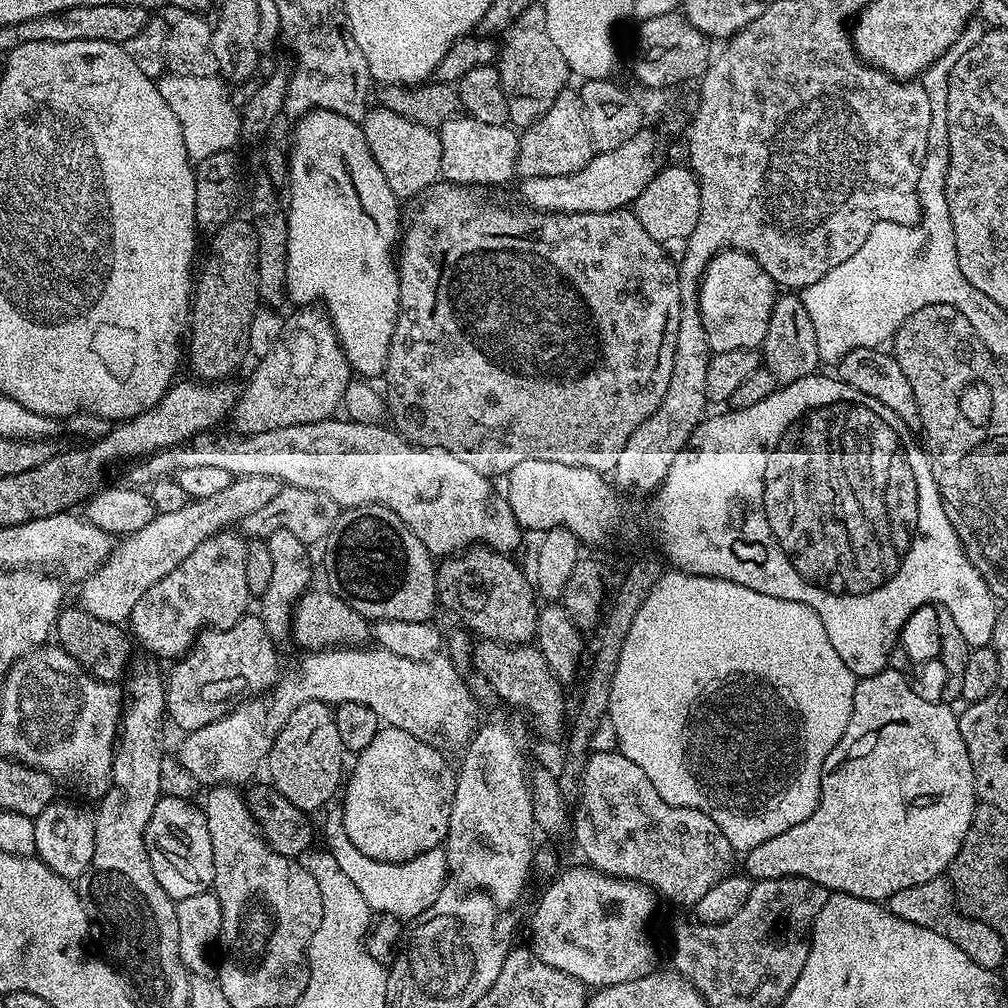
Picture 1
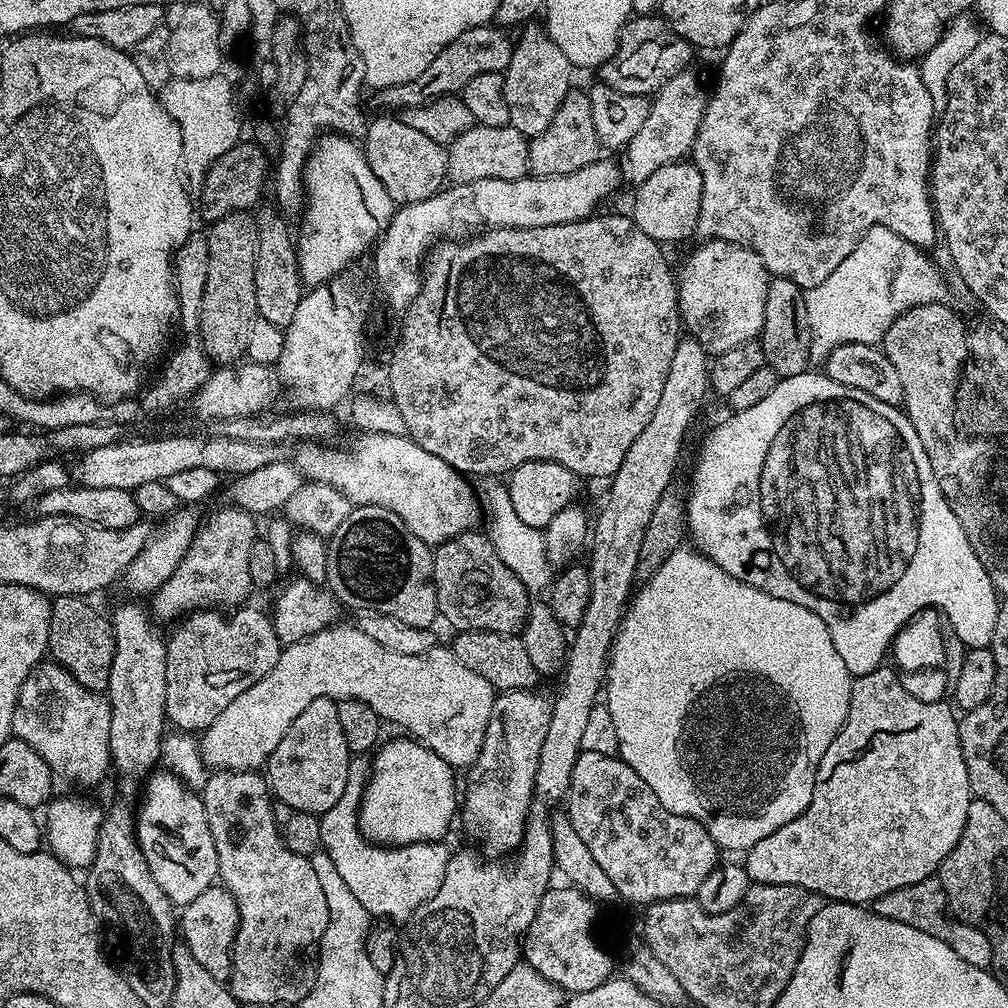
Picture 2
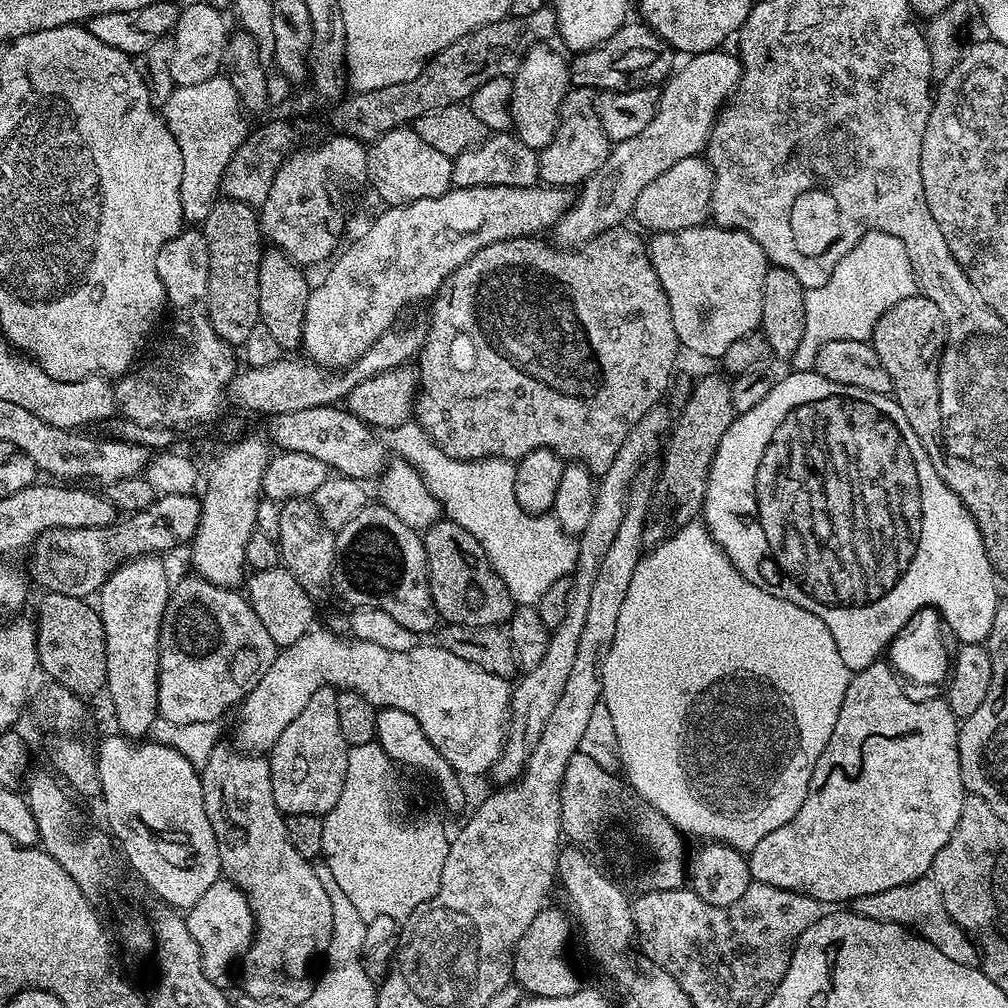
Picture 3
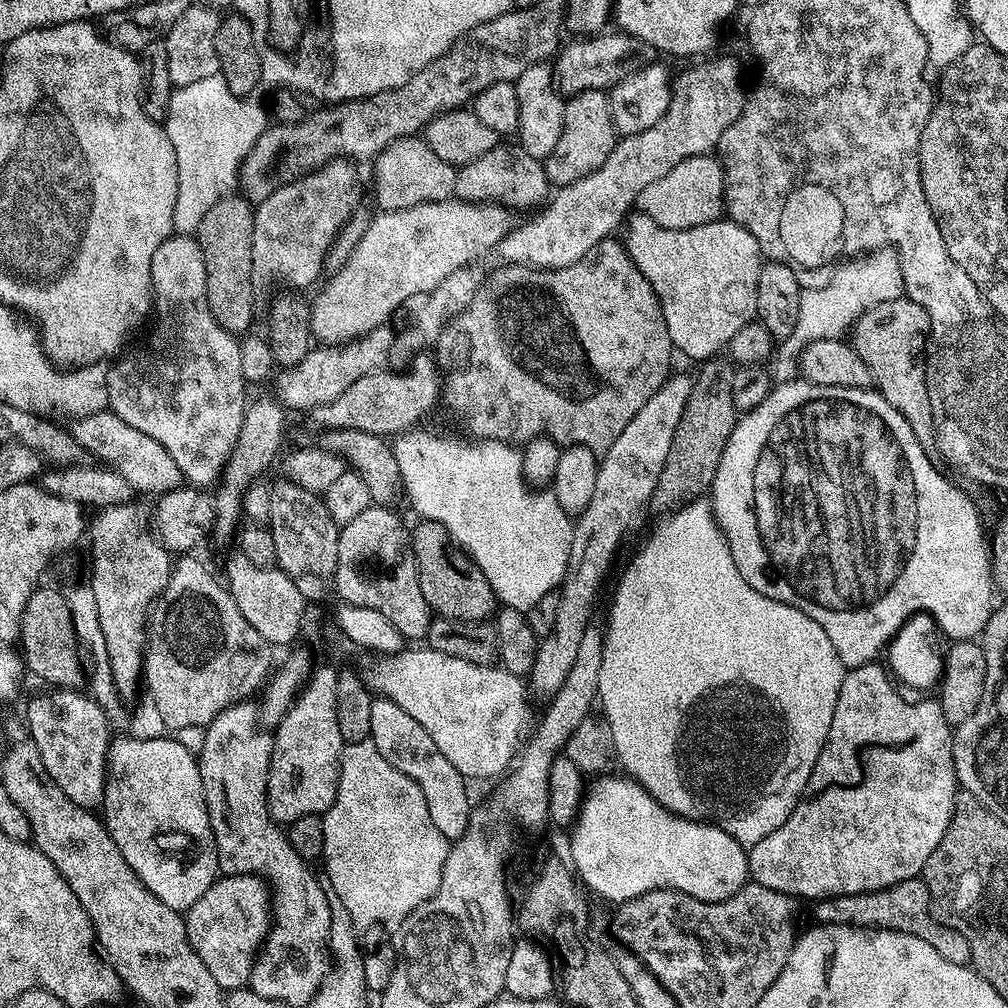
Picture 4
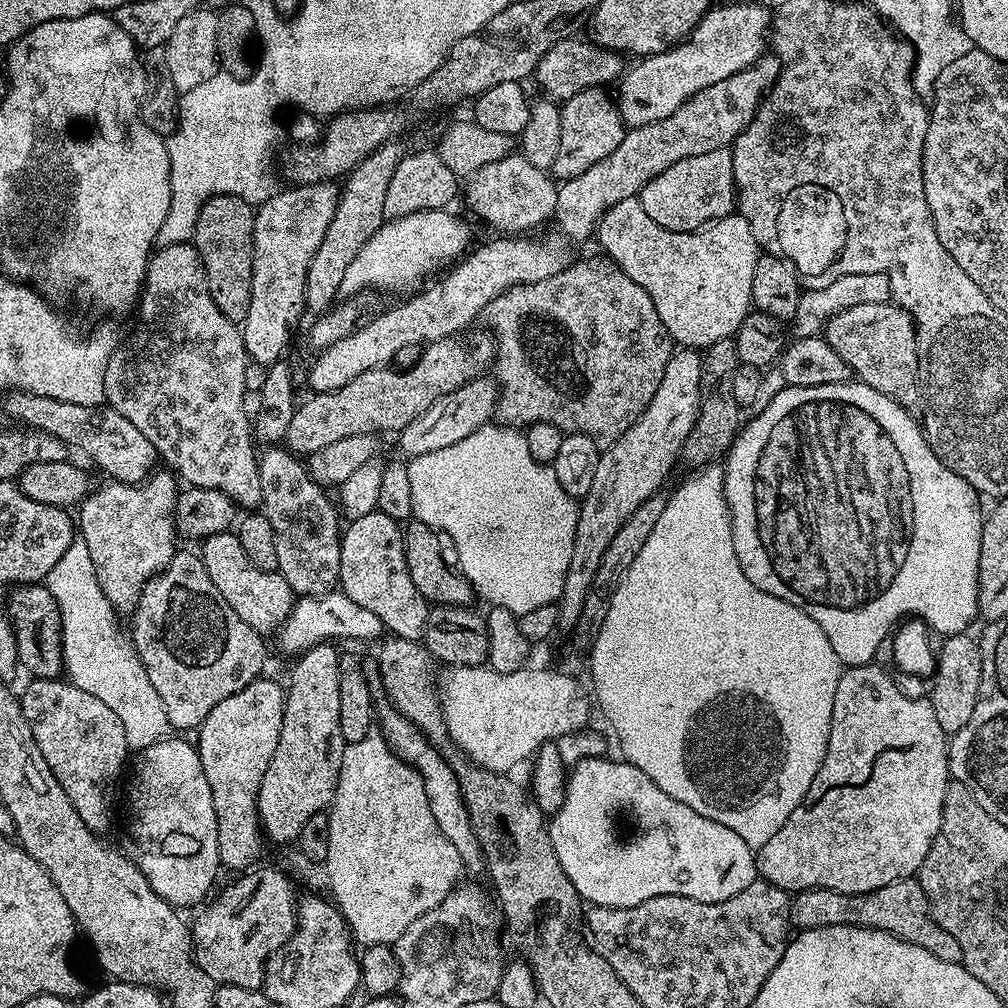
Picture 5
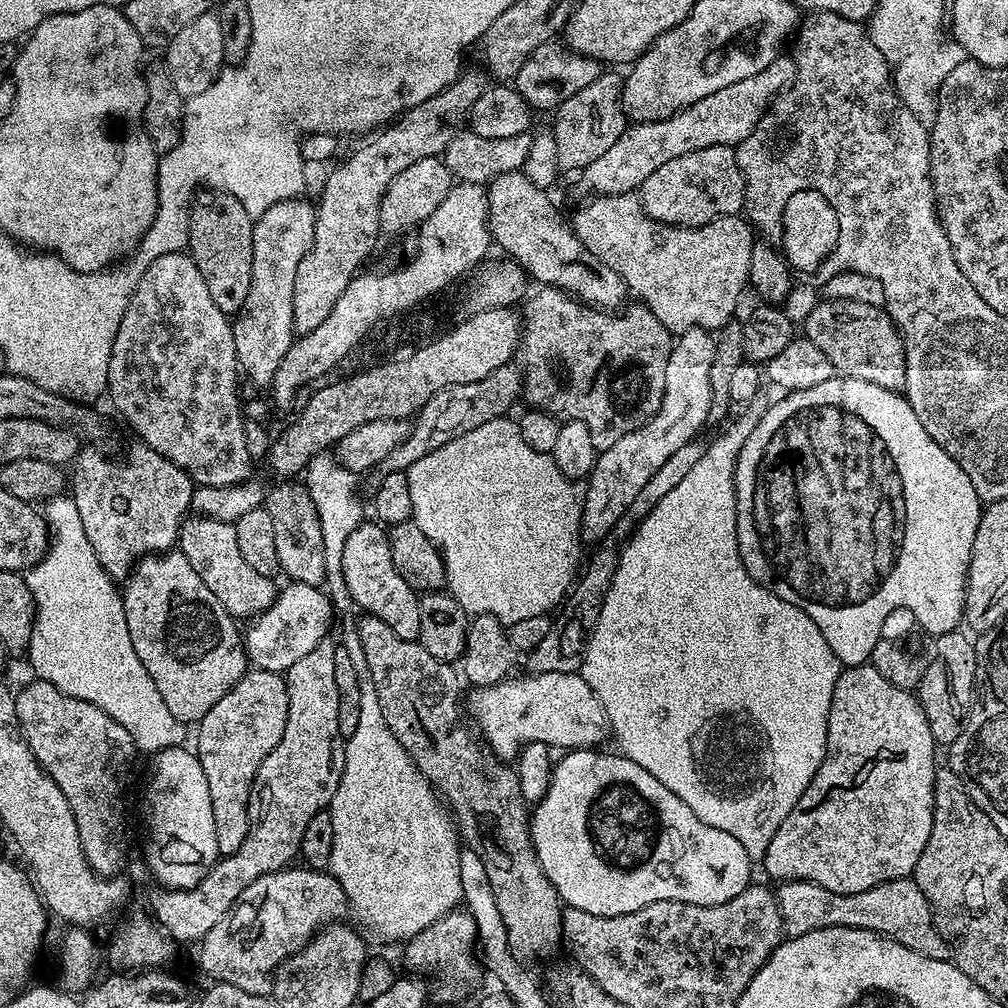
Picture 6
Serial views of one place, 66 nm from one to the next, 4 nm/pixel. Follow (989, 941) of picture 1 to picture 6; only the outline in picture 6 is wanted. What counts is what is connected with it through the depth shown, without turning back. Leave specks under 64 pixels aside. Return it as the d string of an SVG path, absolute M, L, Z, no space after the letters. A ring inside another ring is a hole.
M905 878L882 882L858 894L834 894L817 884L805 880L790 880L775 889L778 910L782 914L785 933L789 937L805 936L810 930L826 930L834 926L870 930L889 940L898 942L926 958L953 959L952 946L947 936L936 929L926 894L916 885L915 879Z

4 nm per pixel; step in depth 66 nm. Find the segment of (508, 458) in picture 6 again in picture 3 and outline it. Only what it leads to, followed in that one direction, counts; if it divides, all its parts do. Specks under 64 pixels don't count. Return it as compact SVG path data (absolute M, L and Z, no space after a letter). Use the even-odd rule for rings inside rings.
M409 422L396 428L387 429L386 444L392 448L397 457L406 460L419 470L424 477L424 484L446 513L447 519L453 520L462 530L466 530L480 543L486 554L488 563L502 578L502 582L510 590L513 601L520 606L532 606L542 598L546 590L555 580L561 579L560 567L564 564L564 551L570 548L570 538L560 528L560 523L551 514L533 514L524 512L518 506L514 494L514 478L516 466L511 460L455 460L447 456L441 448L432 443L419 424Z

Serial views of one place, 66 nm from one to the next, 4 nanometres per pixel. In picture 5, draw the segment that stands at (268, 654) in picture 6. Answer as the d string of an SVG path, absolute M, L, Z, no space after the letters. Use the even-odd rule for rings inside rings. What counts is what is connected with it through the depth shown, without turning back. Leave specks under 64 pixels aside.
M333 590L324 596L299 597L292 605L292 613L280 625L278 637L280 636L282 651L299 654L308 648L313 648L315 644L335 640L373 640L376 642L385 635L385 632L384 623L371 610L358 606L358 602L351 600L343 590ZM331 620L336 623L336 632L334 629L328 628Z

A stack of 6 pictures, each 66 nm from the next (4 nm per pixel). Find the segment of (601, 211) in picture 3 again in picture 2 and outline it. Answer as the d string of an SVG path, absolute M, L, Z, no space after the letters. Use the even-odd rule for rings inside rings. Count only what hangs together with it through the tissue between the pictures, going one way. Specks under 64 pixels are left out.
M685 70L674 74L670 82L666 82L660 91L651 97L648 105L648 117L642 122L642 130L630 138L630 142L623 149L623 169L632 172L633 181L639 182L650 178L654 170L667 164L683 161L694 146L694 138L698 134L698 126L702 126L704 111L708 105L709 93L704 92L698 77L692 70Z

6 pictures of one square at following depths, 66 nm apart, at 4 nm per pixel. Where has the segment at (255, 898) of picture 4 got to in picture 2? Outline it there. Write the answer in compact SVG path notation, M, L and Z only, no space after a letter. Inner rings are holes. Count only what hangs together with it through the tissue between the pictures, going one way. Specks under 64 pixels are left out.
M213 886L202 890L194 902L183 905L178 916L178 932L190 954L198 958L202 970L210 974L210 978L224 982L232 975L232 948L236 945L236 931L240 915L234 898L223 886Z

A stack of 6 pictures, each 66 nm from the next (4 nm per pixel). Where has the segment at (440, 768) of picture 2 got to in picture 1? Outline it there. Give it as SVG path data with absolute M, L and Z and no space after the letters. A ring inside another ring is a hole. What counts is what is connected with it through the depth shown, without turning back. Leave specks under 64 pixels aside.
M385 725L366 746L366 750L355 757L356 764L353 770L351 767L342 794L342 815L350 842L354 842L354 846L358 846L366 858L382 862L406 862L426 850L441 847L447 841L450 810L456 797L457 773L444 756L445 753L432 744L414 738L397 727Z

